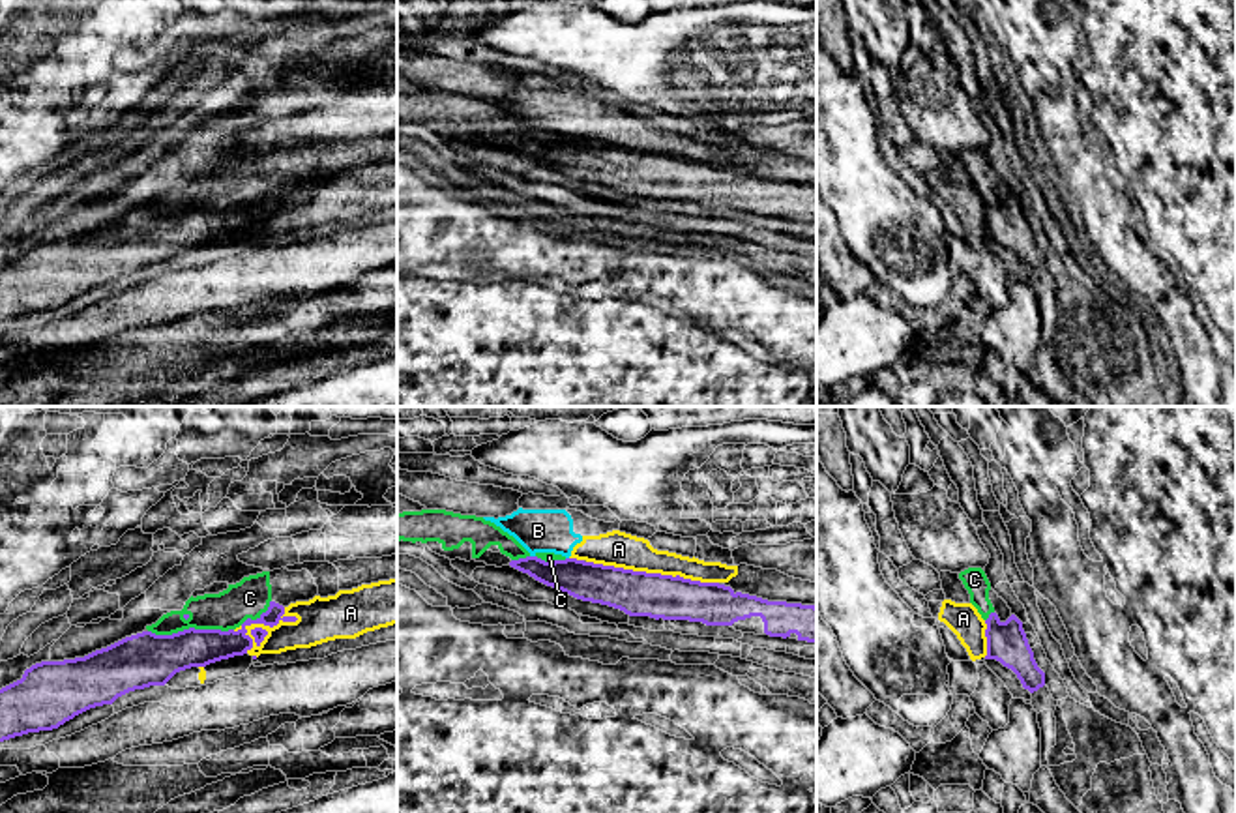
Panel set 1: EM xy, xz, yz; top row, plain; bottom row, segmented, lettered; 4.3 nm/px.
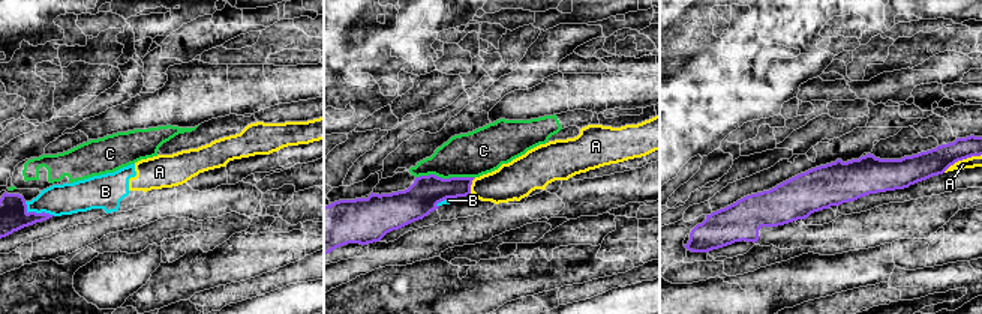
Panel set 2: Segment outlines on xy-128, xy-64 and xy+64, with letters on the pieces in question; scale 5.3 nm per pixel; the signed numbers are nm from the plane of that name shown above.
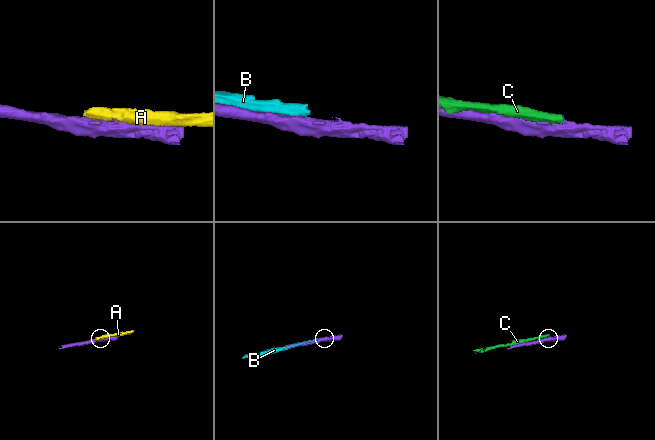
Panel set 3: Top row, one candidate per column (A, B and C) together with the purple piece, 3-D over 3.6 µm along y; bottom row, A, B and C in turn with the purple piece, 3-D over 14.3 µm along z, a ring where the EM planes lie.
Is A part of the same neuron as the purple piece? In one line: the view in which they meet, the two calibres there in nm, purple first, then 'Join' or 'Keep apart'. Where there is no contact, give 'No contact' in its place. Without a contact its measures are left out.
Touches purple in xy. Thickness 140 nm (purple) against 190 nm. Keep apart

